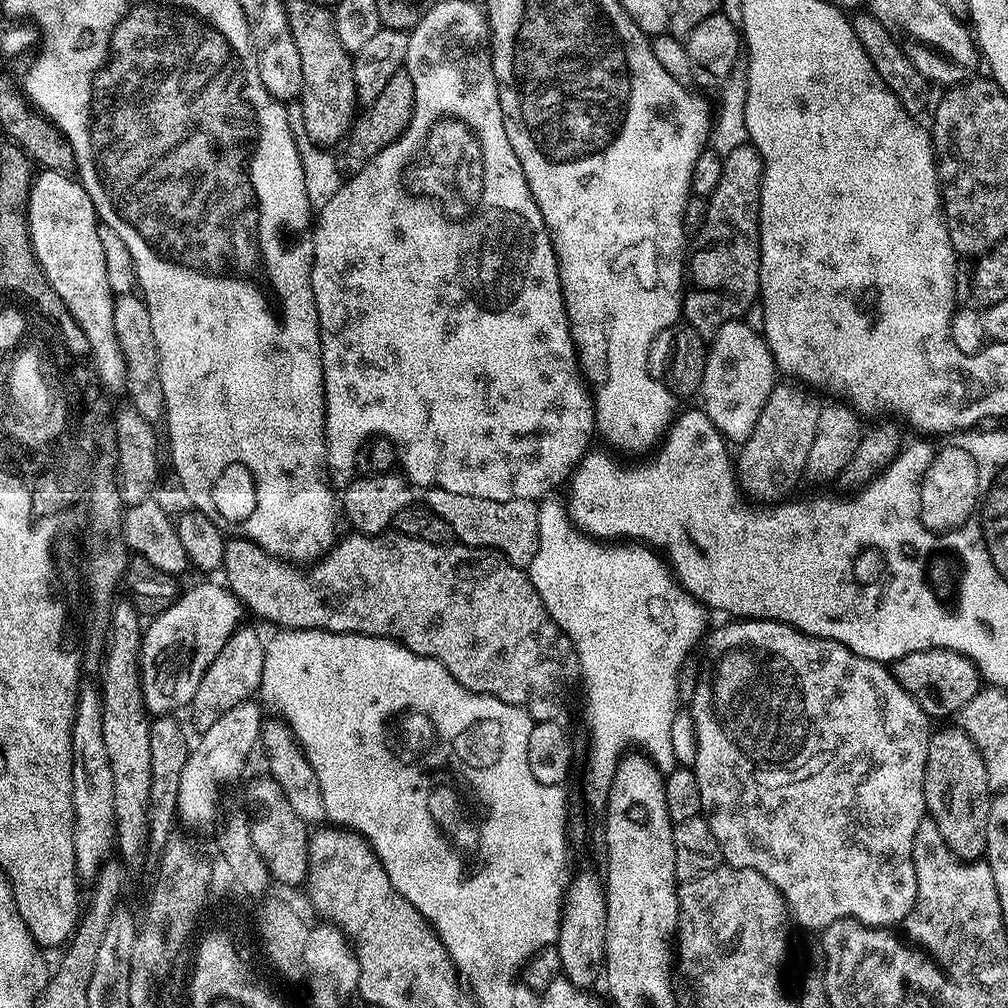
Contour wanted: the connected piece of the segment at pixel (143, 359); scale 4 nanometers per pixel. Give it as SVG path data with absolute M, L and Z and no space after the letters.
M139 295L116 296L114 302L114 330L118 334L118 344L126 358L126 396L132 399L131 411L142 414L142 418L153 422L163 421L164 395L160 377L158 346L154 342L154 330L150 327L150 310Z

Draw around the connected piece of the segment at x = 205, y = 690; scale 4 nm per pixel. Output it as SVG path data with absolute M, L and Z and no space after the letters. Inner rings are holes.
M241 626L218 650L218 658L210 662L206 674L202 674L202 682L198 682L198 690L194 690L194 698L190 705L192 724L197 733L203 734L226 714L226 710L234 710L242 702L253 699L259 693L262 682L262 666L264 665L265 641L252 628Z

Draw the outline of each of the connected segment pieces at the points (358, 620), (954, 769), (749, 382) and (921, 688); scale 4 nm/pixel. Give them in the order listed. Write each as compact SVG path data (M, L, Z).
M395 530L380 533L379 536L362 536L359 534L348 534L333 547L332 551L323 557L316 566L314 572L295 572L291 563L285 562L270 555L266 550L258 547L253 540L247 540L244 536L232 536L224 542L224 567L222 569L223 583L229 592L233 592L240 603L244 605L249 613L261 616L264 620L276 624L277 629L287 630L290 628L313 628L314 630L326 630L327 632L349 632L350 634L362 634L363 636L381 636L387 640L394 640L397 644L406 646L414 654L434 658L454 674L454 678L462 686L466 686L472 692L478 692L482 696L493 696L510 706L518 706L531 714L533 721L556 720L559 712L568 704L568 695L572 687L577 687L581 679L578 654L571 644L570 638L557 626L554 618L543 605L538 590L532 585L527 571L514 566L506 557L492 551L491 548L472 548L468 544L453 542L450 544L431 544L422 542L418 538L410 538L406 534Z
M958 726L933 731L928 737L926 774L924 775L924 807L938 826L938 834L957 859L976 862L986 846L986 814L990 814L992 796L986 766L976 743Z
M743 319L726 322L711 337L706 374L698 396L704 399L702 410L725 441L743 442L754 434L758 418L762 418L762 410L777 383L778 369L768 343L757 329L751 328Z
M945 648L918 650L914 654L906 654L902 658L891 661L890 671L906 690L918 702L918 706L929 718L936 716L955 717L980 692L982 677L976 664L962 654Z

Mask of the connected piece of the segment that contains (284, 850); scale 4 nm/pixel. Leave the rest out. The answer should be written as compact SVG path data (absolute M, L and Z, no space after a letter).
M269 774L256 776L244 788L244 804L250 838L254 842L254 850L266 862L266 870L273 881L289 884L296 888L305 883L308 877L308 838L310 828L302 818L294 812L289 799L282 792L281 786Z

